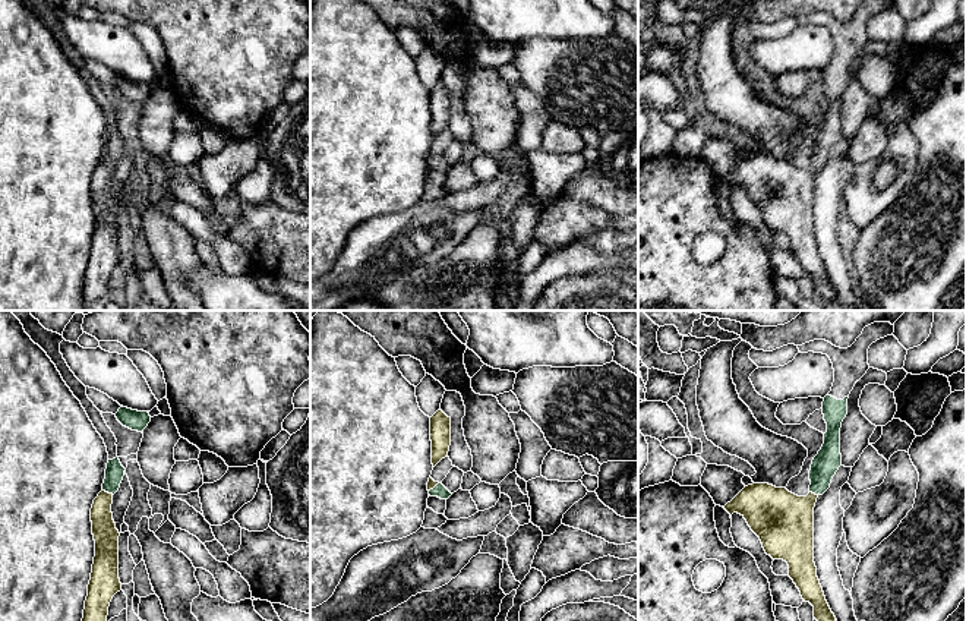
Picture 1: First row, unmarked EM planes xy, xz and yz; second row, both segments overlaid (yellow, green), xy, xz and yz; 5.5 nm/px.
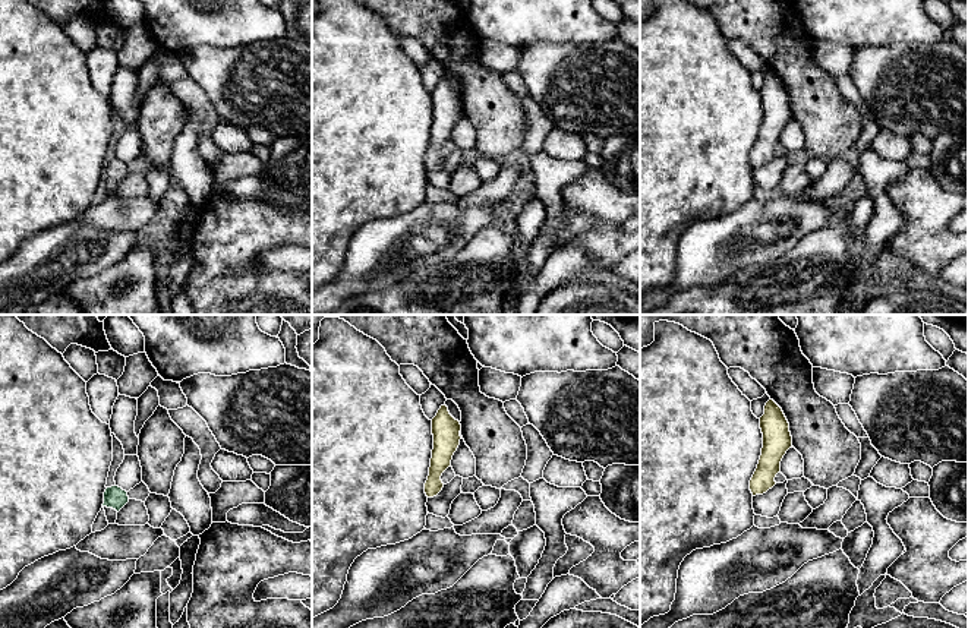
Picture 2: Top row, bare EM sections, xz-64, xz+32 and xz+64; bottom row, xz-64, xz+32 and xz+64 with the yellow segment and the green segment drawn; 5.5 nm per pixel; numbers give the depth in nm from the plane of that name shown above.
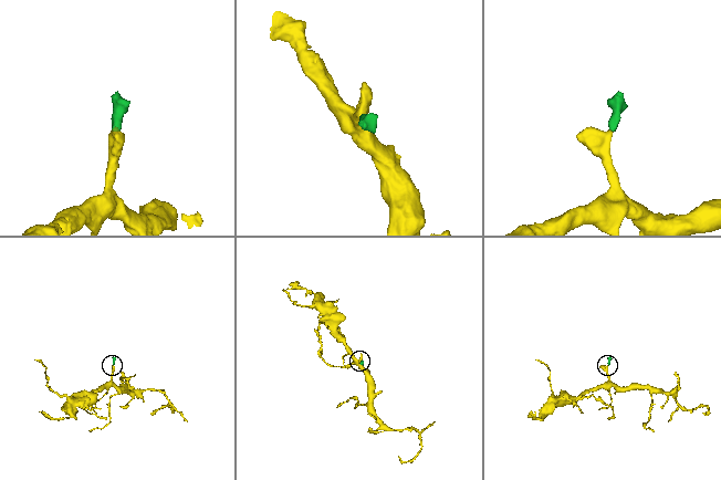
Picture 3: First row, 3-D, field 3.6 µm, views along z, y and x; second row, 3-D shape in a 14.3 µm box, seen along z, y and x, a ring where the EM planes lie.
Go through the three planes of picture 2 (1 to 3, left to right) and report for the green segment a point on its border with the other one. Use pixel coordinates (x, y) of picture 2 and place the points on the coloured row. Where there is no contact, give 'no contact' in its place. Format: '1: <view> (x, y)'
1: no contact
2: no contact
3: no contact

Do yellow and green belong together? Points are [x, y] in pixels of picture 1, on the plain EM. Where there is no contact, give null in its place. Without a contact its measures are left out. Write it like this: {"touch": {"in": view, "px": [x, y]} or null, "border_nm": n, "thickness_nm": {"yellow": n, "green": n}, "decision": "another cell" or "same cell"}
{"touch": {"in": "xy", "px": [107, 164]}, "border_nm": 70, "thickness_nm": {"yellow": 140, "green": 110}, "decision": "same cell"}

